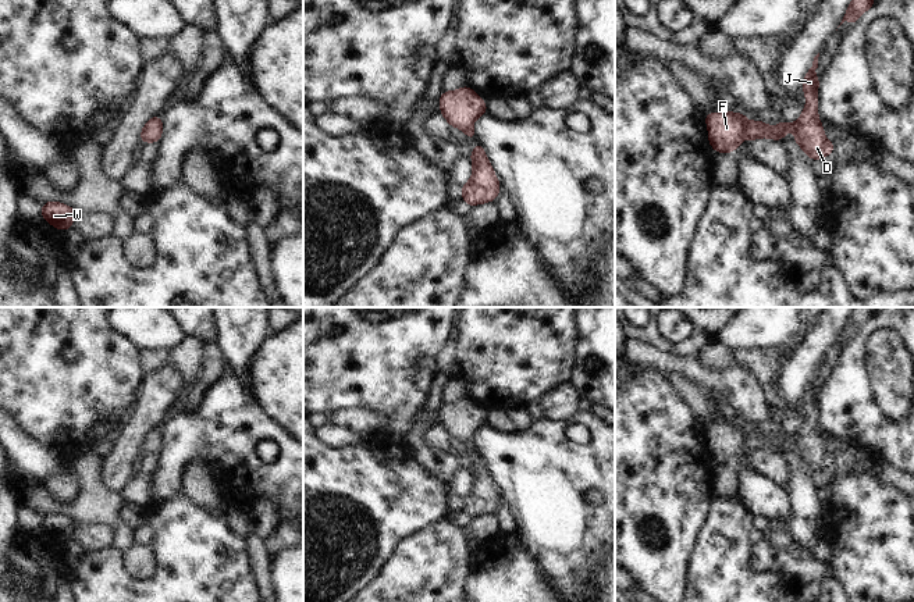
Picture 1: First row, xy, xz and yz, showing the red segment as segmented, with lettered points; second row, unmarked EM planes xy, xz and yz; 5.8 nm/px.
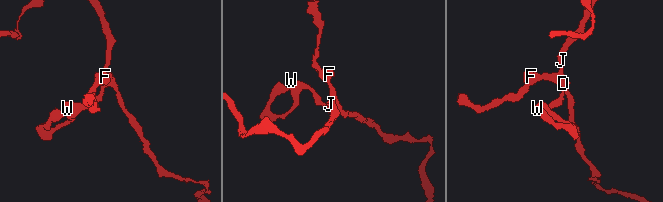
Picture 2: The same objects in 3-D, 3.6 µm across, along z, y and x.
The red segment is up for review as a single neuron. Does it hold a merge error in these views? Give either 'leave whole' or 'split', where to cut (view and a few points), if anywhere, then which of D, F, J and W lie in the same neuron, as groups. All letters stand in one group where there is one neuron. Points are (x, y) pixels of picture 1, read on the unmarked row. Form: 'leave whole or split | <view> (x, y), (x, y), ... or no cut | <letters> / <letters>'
leave whole | no cut | D F J W

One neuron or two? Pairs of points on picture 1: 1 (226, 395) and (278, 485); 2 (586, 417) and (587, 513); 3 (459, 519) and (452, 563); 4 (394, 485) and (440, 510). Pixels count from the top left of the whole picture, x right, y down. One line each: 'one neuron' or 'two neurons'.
1: one neuron
2: one neuron
3: two neurons
4: one neuron

